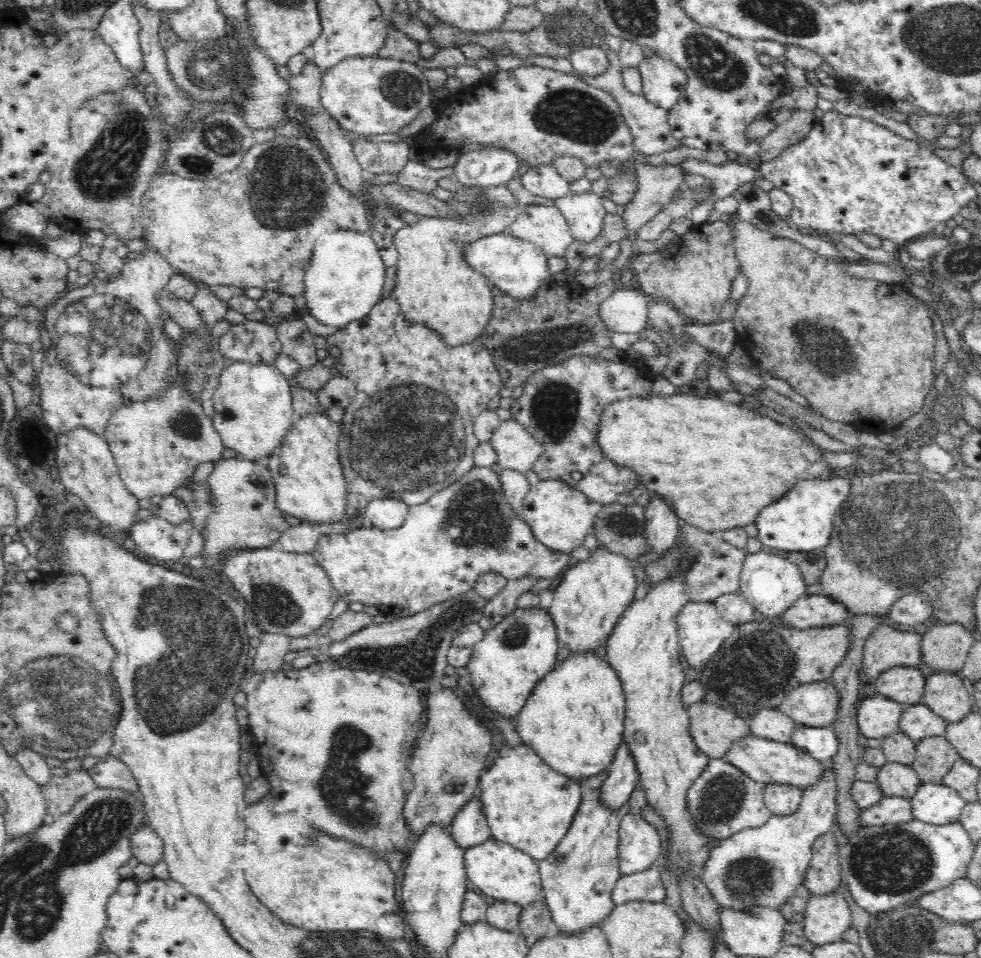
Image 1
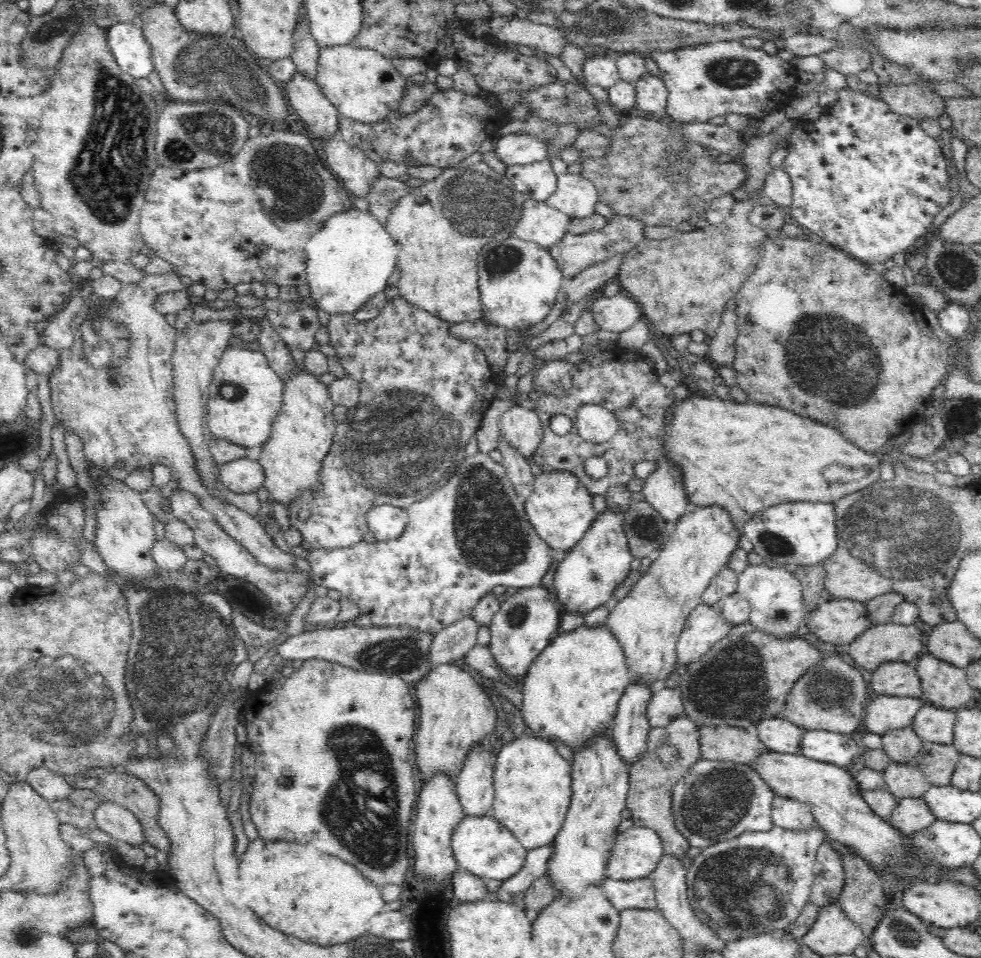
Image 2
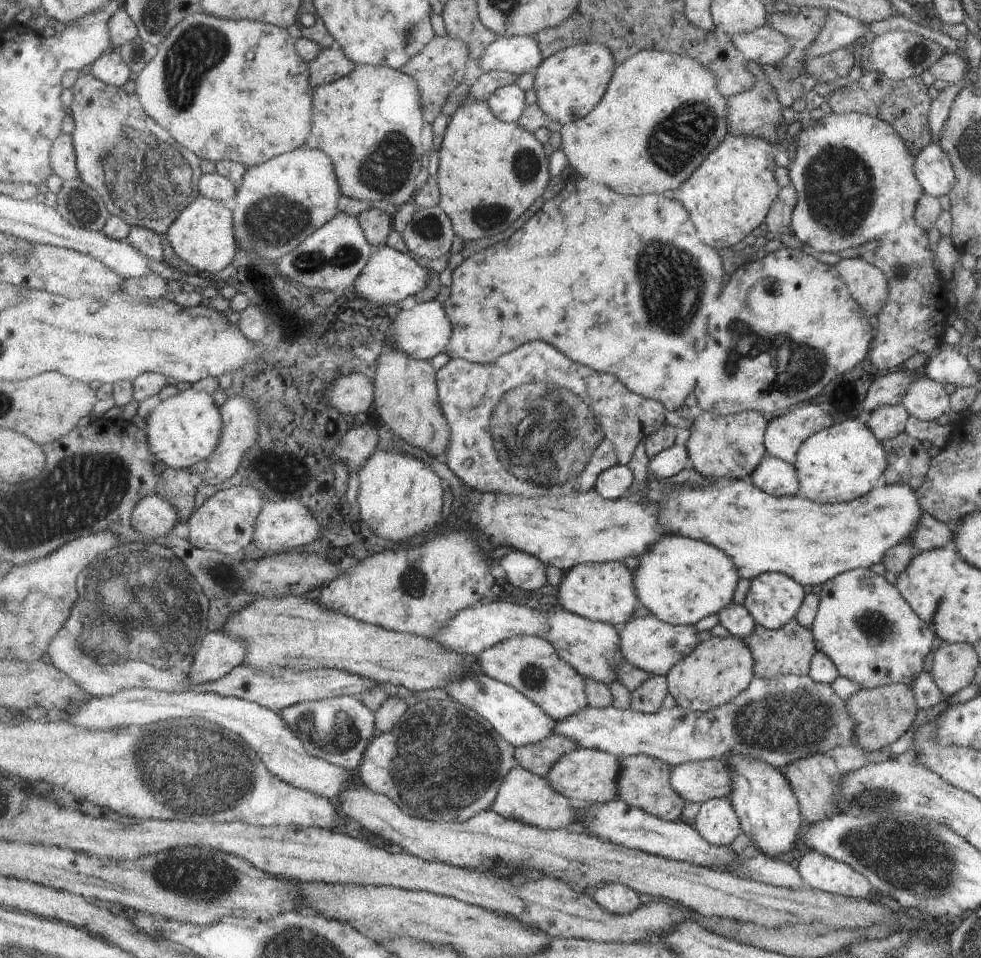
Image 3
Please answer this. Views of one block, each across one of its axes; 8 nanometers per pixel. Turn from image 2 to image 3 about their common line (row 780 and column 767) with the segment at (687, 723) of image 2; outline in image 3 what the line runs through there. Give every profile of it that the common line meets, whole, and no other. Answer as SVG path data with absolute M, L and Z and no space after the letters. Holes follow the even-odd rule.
M795 618L775 631L756 625L752 634L742 641L752 651L756 659L754 674L761 679L778 675L808 675L811 658L817 651L811 629L802 626Z

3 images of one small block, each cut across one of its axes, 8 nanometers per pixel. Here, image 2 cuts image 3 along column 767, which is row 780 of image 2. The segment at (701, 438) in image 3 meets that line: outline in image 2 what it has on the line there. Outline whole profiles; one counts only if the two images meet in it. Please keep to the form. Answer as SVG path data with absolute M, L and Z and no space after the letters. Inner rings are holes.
M453 662L436 665L426 676L415 683L415 689L417 703L420 704L420 724L418 731L415 732L412 764L417 766L420 771L422 782L426 782L436 772L443 772L449 778L454 779L460 774L460 770L464 766L464 758L470 752L472 744L487 741L489 735L494 731L497 722L494 704L484 693L482 687L474 681L474 678Z

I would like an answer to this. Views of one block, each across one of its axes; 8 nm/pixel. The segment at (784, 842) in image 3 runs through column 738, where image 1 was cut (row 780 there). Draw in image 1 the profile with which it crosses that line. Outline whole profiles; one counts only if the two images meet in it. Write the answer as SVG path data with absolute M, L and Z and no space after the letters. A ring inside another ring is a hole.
M744 736L730 746L724 756L726 762L734 765L752 780L766 784L793 784L800 789L810 788L822 776L825 762L816 760L792 743L768 740L762 736Z

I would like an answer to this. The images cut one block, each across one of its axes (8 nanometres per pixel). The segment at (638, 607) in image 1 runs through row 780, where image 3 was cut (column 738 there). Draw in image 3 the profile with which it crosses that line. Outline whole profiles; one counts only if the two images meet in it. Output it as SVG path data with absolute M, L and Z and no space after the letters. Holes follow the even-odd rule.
M711 637L702 641L694 652L679 662L667 676L669 689L678 706L698 712L708 712L720 705L730 702L738 694L749 688L756 676L754 666L756 659L745 643L736 637Z

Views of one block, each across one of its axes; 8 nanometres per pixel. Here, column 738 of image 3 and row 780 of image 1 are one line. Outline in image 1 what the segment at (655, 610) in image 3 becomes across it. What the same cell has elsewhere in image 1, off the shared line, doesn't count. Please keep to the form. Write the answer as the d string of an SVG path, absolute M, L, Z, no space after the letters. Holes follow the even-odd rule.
M572 651L567 659L557 661L554 668L536 684L532 694L518 713L517 731L522 744L536 754L558 774L578 782L608 770L614 753L623 741L625 730L625 696L622 683L608 661L601 660L594 651L578 654Z

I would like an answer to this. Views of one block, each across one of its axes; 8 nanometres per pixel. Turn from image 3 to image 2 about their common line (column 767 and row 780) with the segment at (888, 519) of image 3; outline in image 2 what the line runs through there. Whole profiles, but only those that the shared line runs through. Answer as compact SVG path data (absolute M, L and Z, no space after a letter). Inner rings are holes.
M529 733L516 737L504 745L496 755L493 779L495 797L491 816L518 838L522 846L528 850L554 843L564 825L573 795L571 765L558 753L554 744Z

